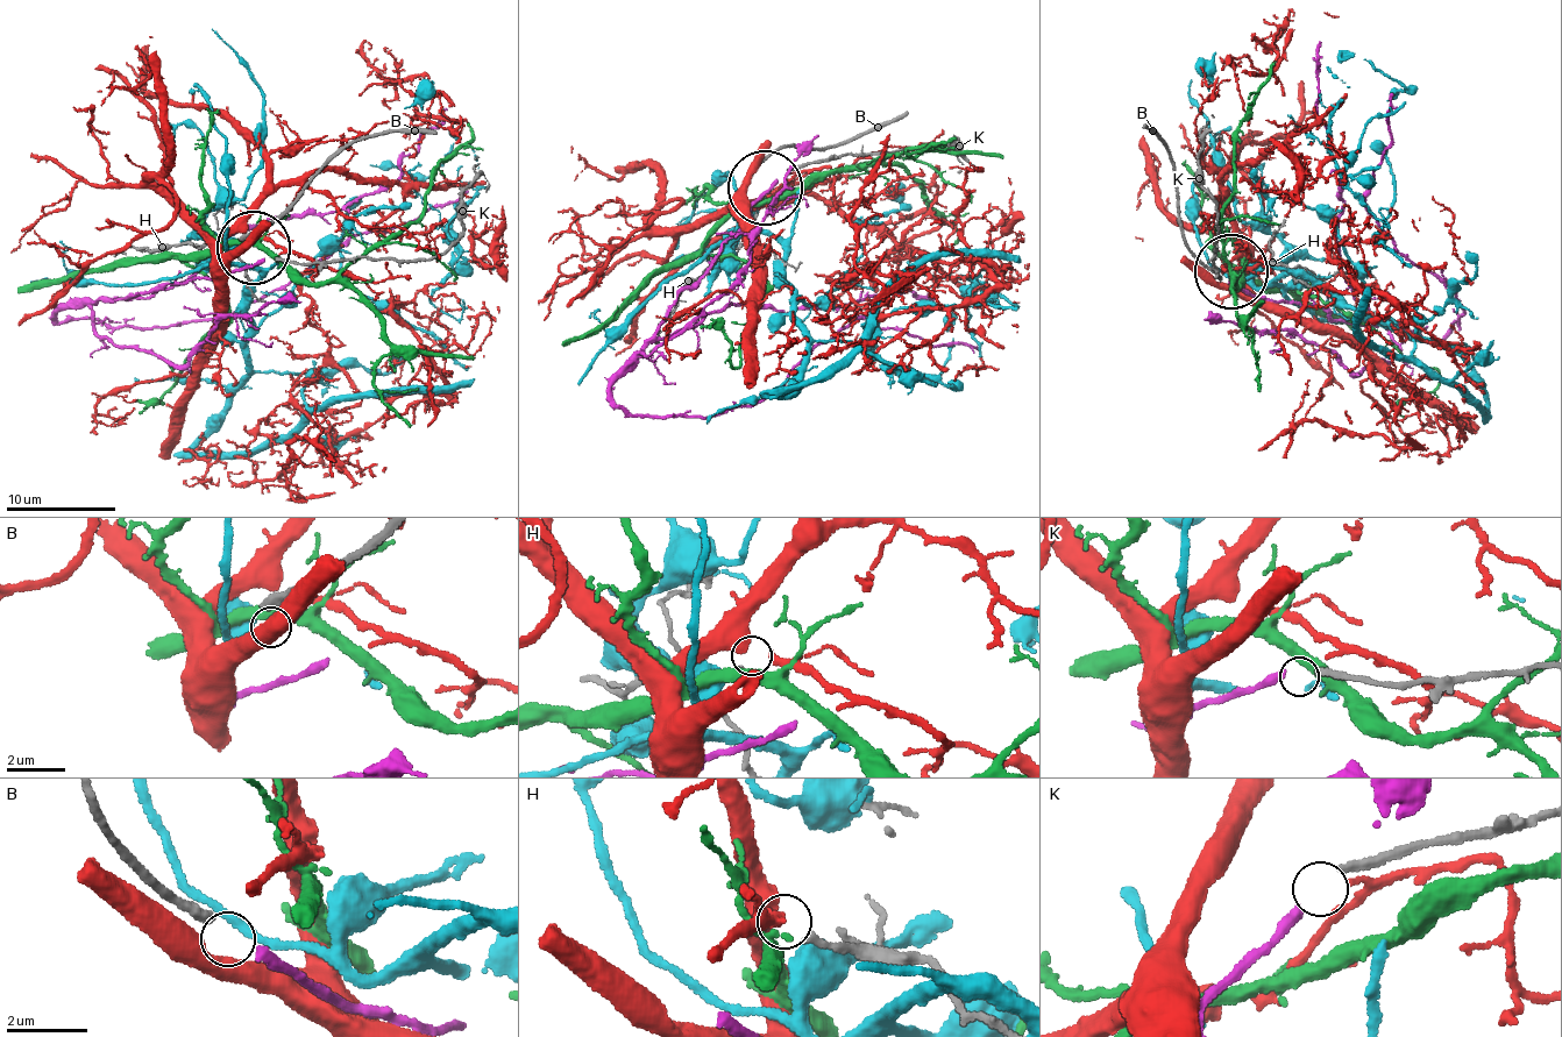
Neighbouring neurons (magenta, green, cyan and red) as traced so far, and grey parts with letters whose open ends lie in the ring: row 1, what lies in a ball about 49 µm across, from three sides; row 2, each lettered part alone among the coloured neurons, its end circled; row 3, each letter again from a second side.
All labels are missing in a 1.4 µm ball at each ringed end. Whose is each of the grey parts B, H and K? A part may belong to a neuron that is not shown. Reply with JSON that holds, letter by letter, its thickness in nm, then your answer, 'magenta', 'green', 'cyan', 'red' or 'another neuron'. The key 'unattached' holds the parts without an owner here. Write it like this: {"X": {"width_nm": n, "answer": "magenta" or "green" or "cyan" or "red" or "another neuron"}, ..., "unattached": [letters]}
{"B": {"width_nm": 320, "answer": "another neuron"}, "H": {"width_nm": 160, "answer": "red"}, "K": {"width_nm": 200, "answer": "magenta"}, "unattached": ["B"]}

